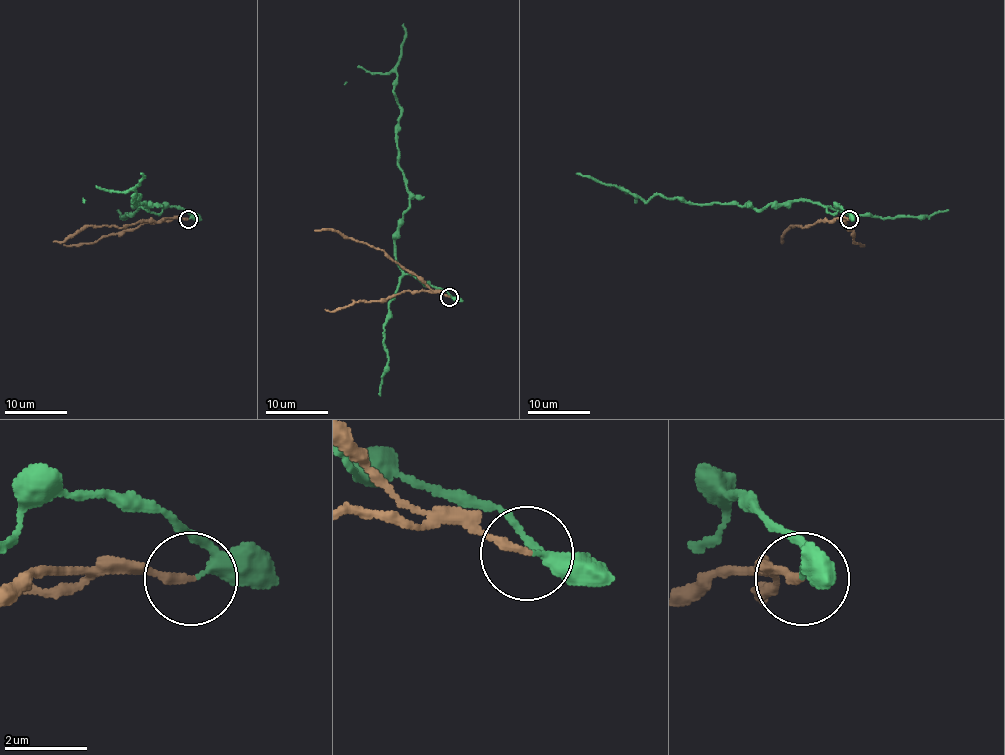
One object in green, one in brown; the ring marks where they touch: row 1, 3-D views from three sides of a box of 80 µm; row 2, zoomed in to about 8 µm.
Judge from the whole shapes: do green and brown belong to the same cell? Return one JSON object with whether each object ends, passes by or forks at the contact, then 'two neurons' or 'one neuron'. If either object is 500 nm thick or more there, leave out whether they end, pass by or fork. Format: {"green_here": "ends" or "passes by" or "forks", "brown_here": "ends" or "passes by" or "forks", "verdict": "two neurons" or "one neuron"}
{"green_here": "passes by", "brown_here": "ends", "verdict": "two neurons"}

